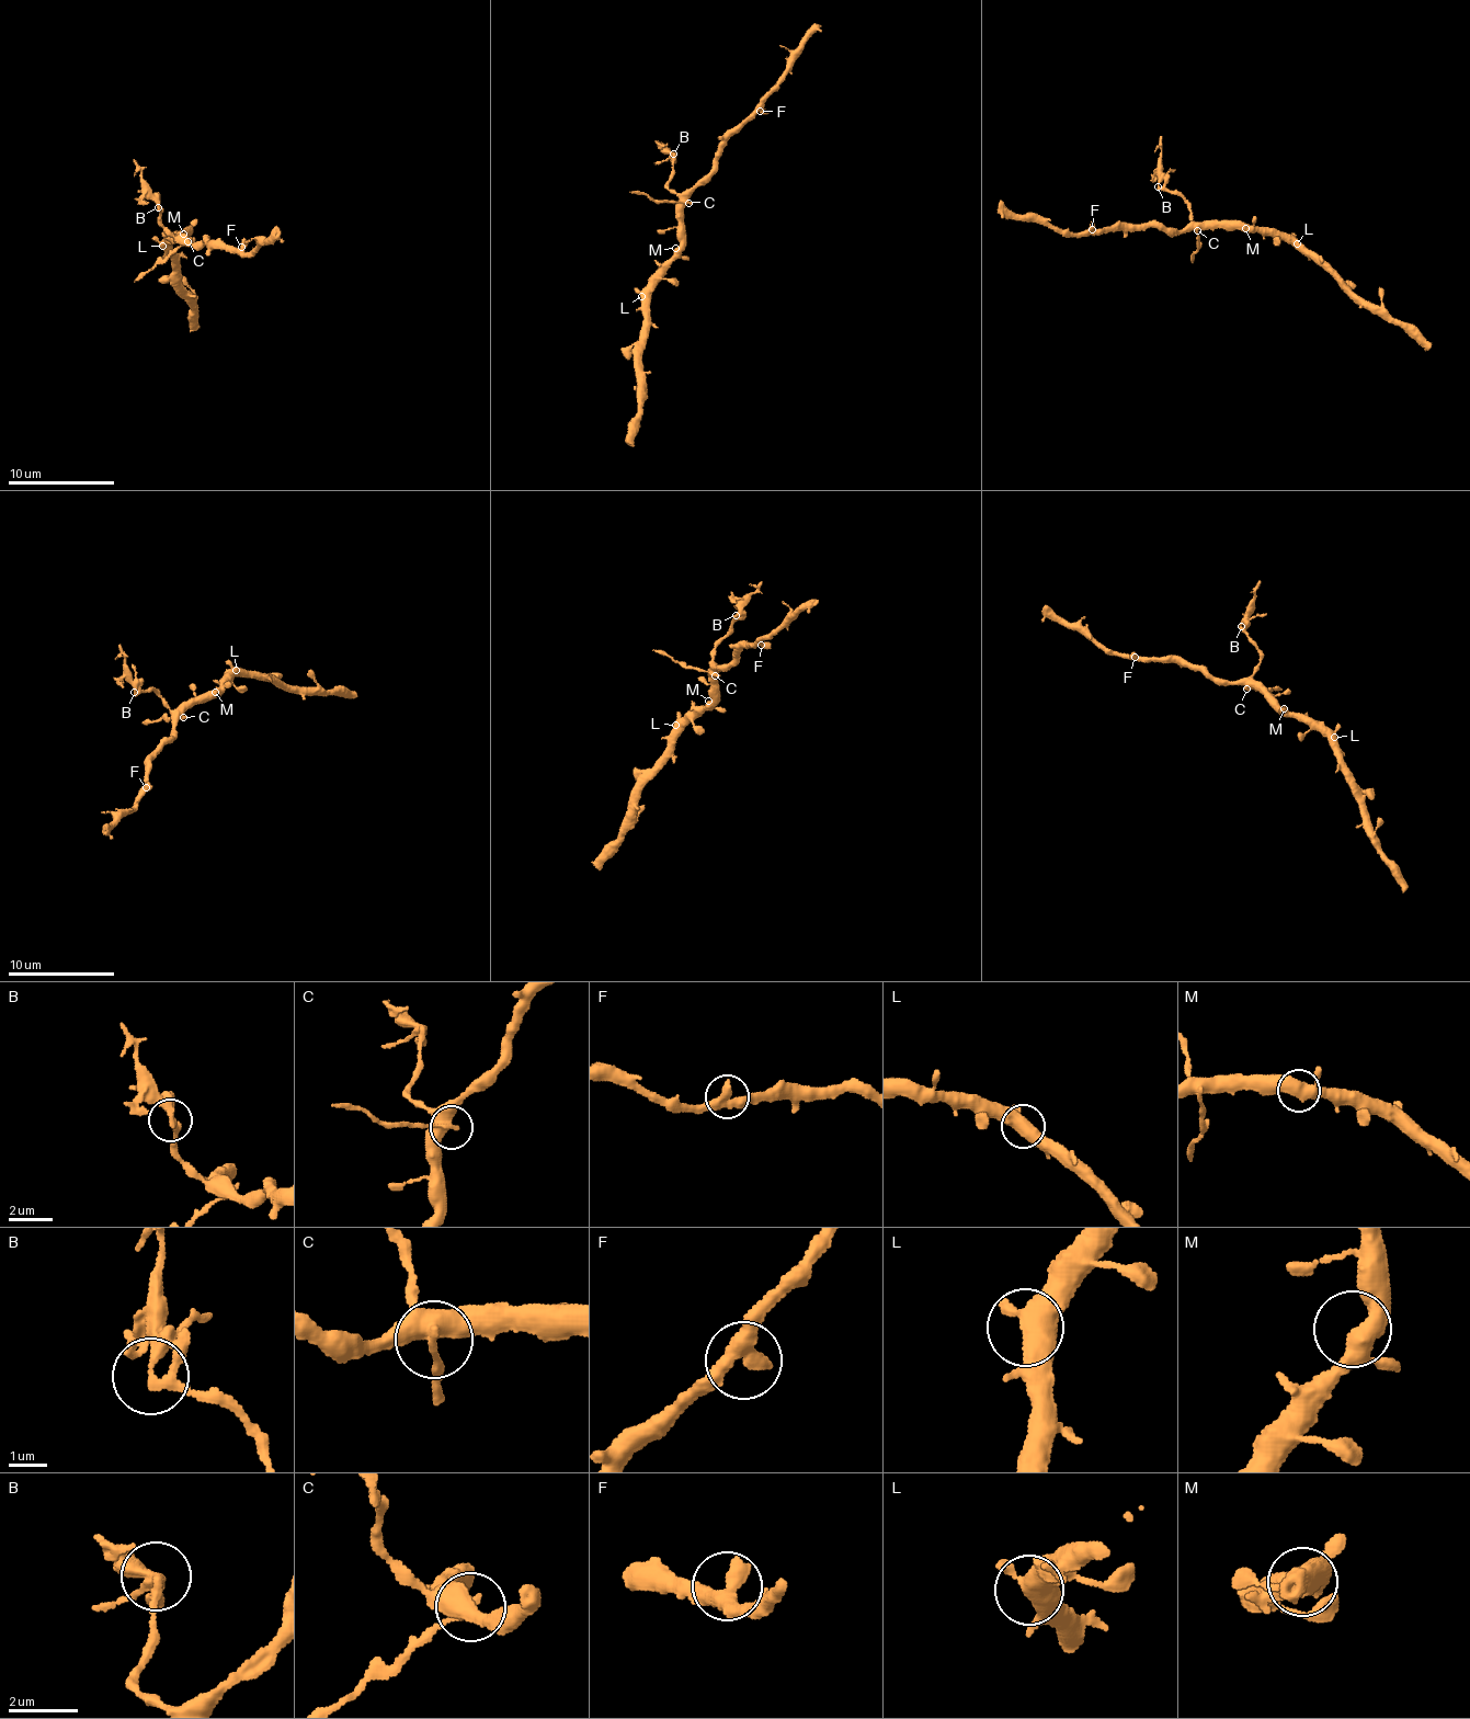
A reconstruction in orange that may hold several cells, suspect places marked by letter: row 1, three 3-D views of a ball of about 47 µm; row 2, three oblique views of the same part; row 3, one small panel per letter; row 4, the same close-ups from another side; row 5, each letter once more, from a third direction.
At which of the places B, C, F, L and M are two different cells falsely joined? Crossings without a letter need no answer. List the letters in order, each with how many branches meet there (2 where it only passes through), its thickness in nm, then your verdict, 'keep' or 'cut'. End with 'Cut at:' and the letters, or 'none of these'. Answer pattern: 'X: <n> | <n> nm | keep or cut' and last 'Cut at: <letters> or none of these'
B: 2 | 300 nm | cut
C: 3 | 360 nm | cut
F: 2 | 460 nm | keep
L: 3 | 440 nm | keep
M: 3 | 420 nm | keep
Cut at: B, C

